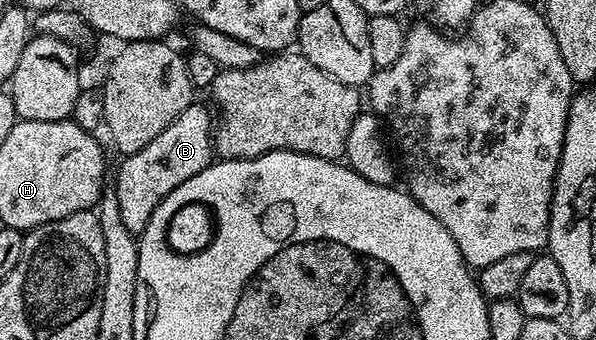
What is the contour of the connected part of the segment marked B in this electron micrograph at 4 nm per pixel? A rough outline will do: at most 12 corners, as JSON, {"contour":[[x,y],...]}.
{"contour":[[192,102],[120,159],[121,222],[153,210],[213,162],[213,116]]}

